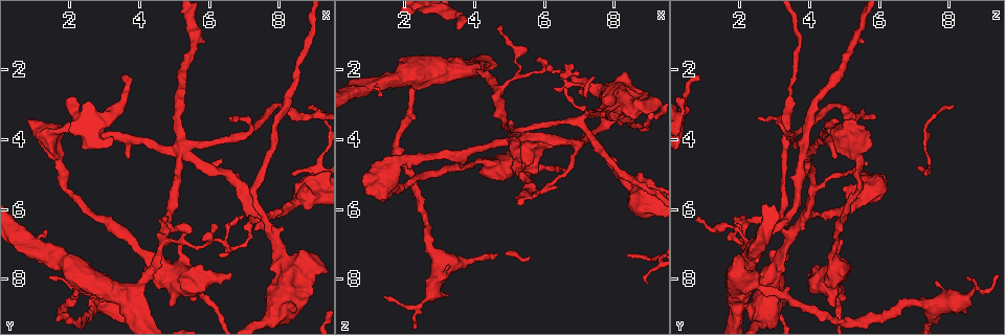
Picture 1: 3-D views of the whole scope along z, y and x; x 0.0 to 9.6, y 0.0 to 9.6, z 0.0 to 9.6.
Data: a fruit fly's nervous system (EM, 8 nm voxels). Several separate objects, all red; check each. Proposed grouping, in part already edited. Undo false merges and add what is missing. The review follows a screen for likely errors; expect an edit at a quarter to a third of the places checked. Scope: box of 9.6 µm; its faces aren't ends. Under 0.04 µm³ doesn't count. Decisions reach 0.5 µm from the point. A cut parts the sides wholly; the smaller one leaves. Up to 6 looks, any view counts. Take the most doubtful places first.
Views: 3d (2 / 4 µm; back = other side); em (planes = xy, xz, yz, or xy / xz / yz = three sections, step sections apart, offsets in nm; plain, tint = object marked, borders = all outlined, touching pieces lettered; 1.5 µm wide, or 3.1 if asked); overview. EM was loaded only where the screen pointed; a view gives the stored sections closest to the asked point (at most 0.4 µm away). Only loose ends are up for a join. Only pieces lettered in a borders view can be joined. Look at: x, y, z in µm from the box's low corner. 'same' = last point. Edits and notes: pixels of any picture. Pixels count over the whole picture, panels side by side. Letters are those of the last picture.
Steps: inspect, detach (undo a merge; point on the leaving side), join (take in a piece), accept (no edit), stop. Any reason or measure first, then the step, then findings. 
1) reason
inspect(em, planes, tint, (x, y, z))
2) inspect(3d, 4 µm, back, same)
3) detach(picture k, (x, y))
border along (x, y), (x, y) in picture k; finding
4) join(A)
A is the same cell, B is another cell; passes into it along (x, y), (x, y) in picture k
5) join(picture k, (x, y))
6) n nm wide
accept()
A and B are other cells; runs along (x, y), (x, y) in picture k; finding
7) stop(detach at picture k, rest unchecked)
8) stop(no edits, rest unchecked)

free end
inspect(3d, 2 µm, (0.85, 3.45, 5.25))

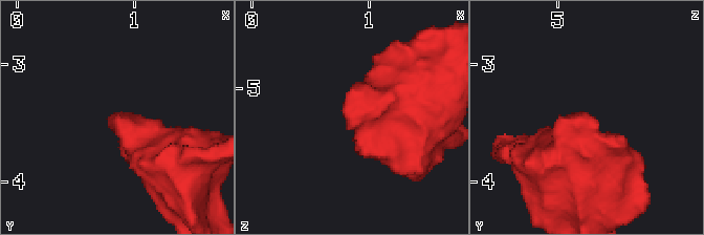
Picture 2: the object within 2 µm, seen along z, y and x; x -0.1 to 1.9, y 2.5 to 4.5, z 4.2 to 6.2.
inspect(em, xy, step 4, borders, (0.80, 3.42, 5.26))

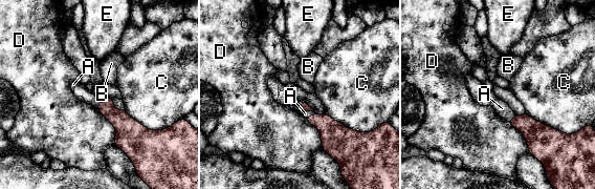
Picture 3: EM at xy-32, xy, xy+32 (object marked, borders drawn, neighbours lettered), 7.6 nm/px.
C touches over 340 nm
join(A)
A is the same cell, B, C, D and E are other cells; it goes on there

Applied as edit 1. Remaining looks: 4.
inspect(overview)

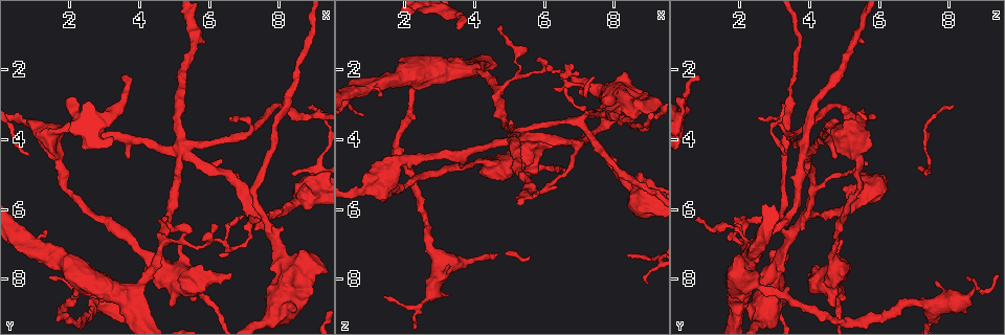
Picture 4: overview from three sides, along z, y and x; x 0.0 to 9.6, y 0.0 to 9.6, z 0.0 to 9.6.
sudden change in width
inspect(3d, 2 µm, (8.30, 5.90, 5.15))

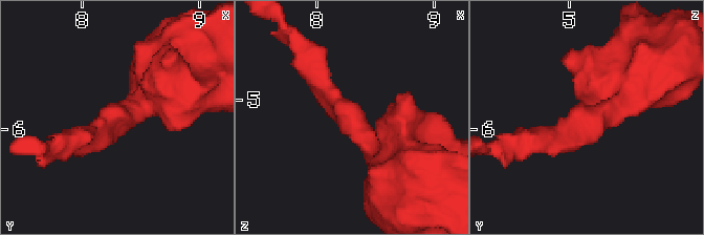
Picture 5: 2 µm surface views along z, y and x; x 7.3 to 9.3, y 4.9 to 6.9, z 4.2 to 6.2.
need the tissue
inspect(em, planes, borders, (8.32, 5.86, 5.20))

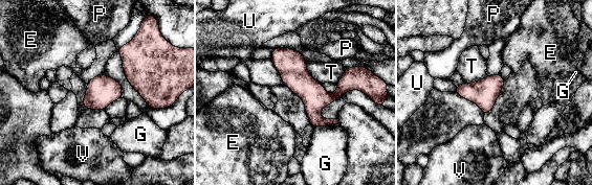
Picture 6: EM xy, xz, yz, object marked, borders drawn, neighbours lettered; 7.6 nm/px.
accept()
E, G, P, T, U and V are other cells; border along (306, 62), (306, 70), (321, 84) in picture 6; continuous, no second cell

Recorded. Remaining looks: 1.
branch stops here
inspect(em, planes, borders, (7.00, 6.15, 2.15))

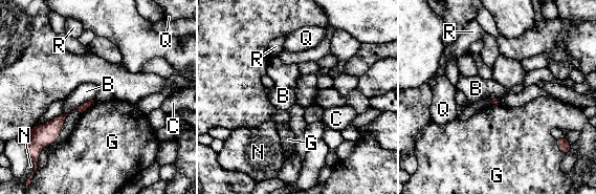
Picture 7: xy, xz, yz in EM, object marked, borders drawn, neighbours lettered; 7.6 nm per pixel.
accept()
B, C, G, N, Q and R are other cells; runs along (89, 103), (71, 110), (51, 129), (43, 129) in picture 7; no lettered piece goes on from it

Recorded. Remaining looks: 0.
stop(join at picture 3, rest unchecked)

